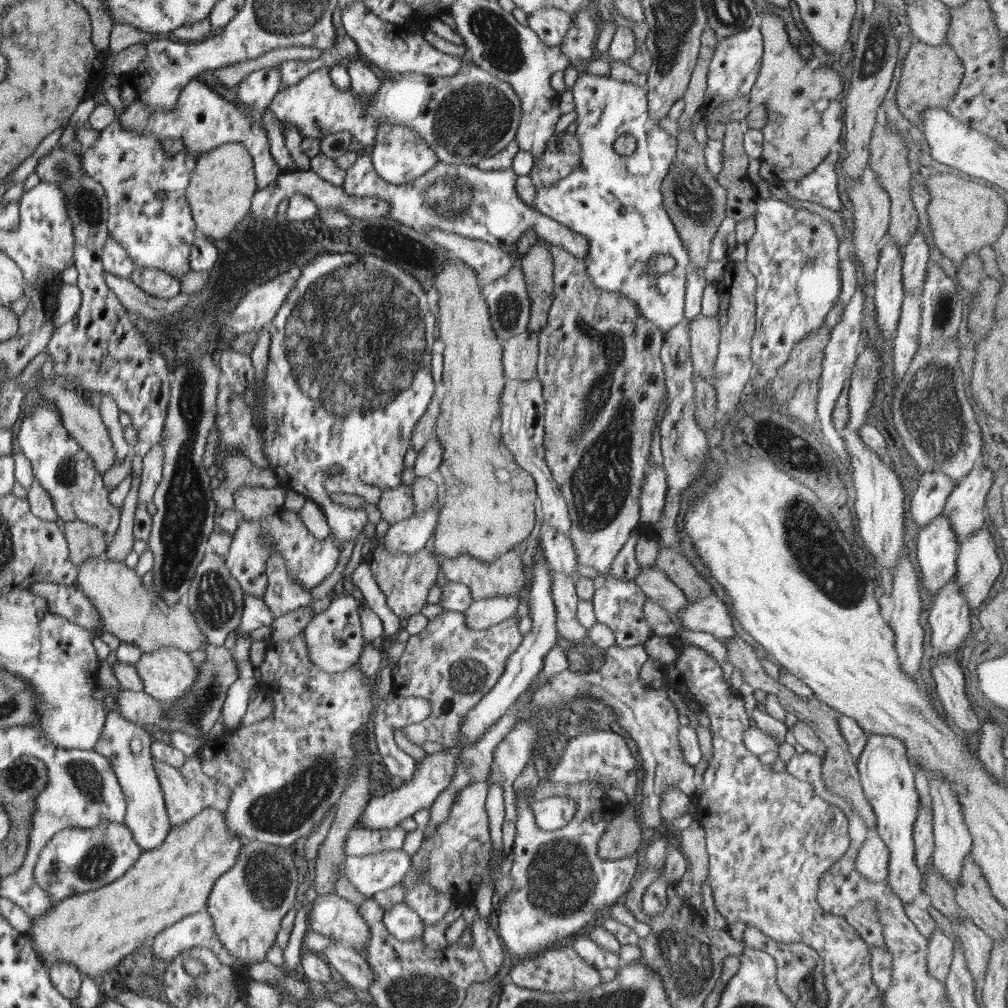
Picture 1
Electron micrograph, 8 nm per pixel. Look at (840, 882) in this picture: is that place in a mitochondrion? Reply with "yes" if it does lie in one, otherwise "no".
yes

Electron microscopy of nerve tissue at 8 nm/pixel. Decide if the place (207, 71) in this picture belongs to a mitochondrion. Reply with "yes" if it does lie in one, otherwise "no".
no

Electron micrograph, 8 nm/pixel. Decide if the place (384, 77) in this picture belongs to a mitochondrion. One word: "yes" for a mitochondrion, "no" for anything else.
no

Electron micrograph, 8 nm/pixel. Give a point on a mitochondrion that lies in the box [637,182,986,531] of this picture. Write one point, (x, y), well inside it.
(934, 416)

